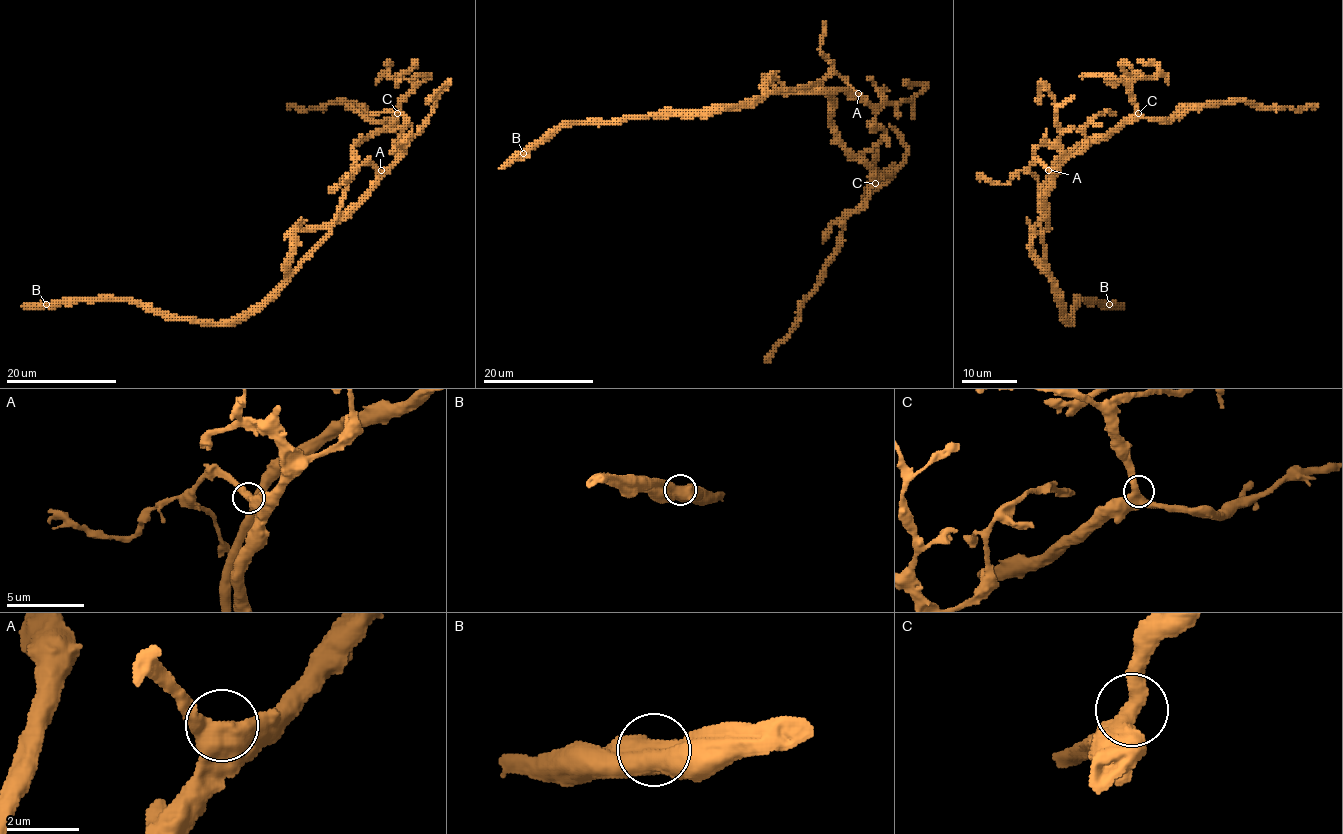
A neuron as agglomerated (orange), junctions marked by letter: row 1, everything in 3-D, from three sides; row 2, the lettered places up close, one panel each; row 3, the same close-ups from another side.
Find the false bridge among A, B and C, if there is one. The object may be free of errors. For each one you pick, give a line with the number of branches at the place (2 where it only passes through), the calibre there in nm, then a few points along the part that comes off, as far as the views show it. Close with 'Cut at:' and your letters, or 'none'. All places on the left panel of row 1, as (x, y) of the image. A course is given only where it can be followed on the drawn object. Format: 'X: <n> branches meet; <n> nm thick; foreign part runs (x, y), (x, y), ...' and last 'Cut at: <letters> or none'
B: 2 branches meet; 850 nm thick; foreign part runs (46, 304), (131, 300), (201, 322), (253, 314), (331, 228), (353, 147), (392, 121), (349, 102), (289, 105)
Cut at: B

